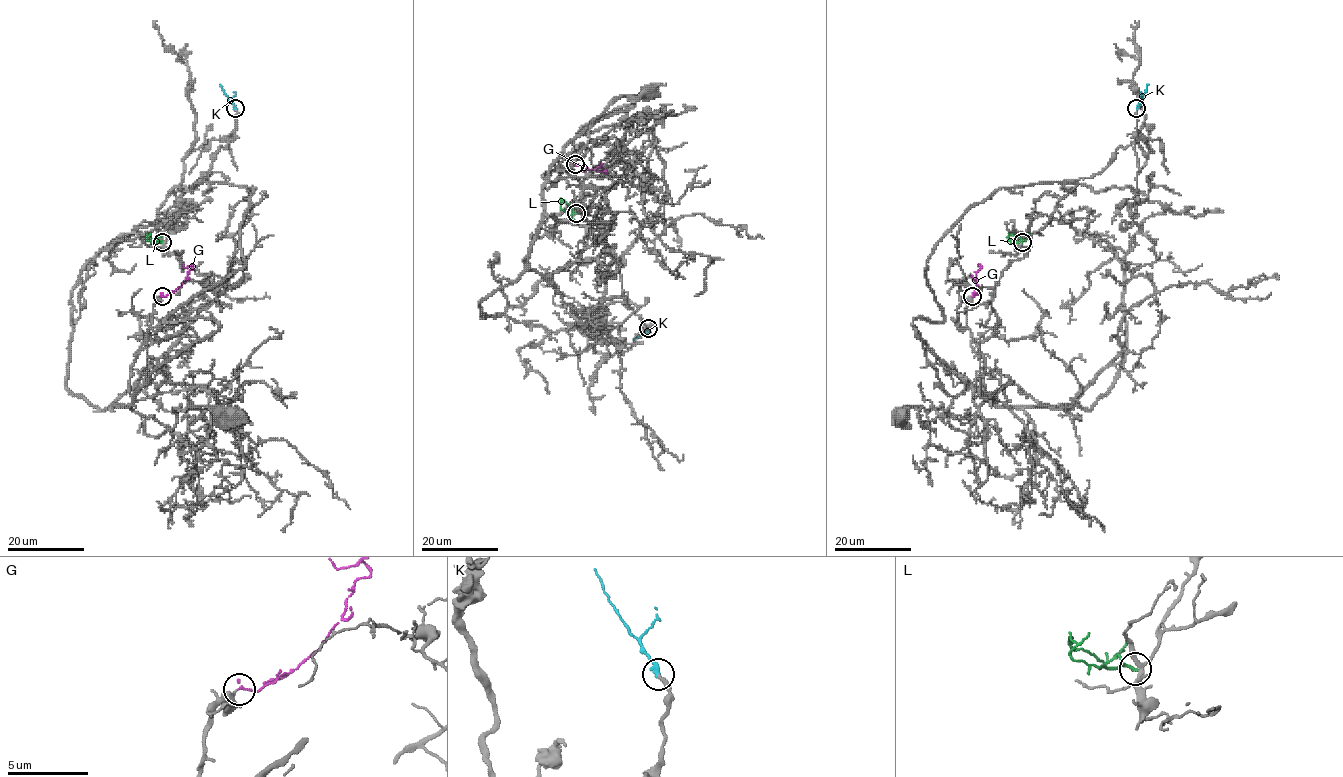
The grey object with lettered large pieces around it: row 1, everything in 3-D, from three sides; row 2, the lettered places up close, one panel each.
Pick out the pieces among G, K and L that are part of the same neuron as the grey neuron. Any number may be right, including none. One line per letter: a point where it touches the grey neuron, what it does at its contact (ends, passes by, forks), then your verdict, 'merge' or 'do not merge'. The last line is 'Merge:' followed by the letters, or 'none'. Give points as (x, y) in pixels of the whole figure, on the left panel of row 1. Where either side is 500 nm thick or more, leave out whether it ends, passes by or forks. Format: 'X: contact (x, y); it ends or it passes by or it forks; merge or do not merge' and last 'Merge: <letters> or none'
G: contact (162, 296); it ends; merge
K: contact (235, 108); it ends; do not merge
L: contact (162, 242); it passes by; merge
Merge: G, L

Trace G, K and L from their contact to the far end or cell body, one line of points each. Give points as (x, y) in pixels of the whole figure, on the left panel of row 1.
G: (162, 296), (176, 290), (186, 279), (192, 267), (183, 264)
K: (234, 108), (219, 83)
L: (163, 242), (148, 240), (147, 234)

